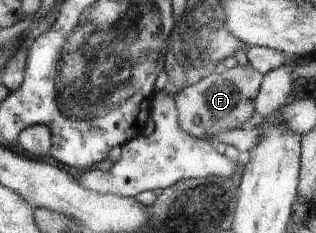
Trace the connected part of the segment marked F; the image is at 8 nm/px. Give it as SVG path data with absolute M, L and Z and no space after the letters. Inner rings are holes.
M250 63L204 77L200 84L184 89L174 99L180 127L194 138L212 142L221 132L241 128L254 113L254 99L259 95L260 83L263 83L263 74Z

